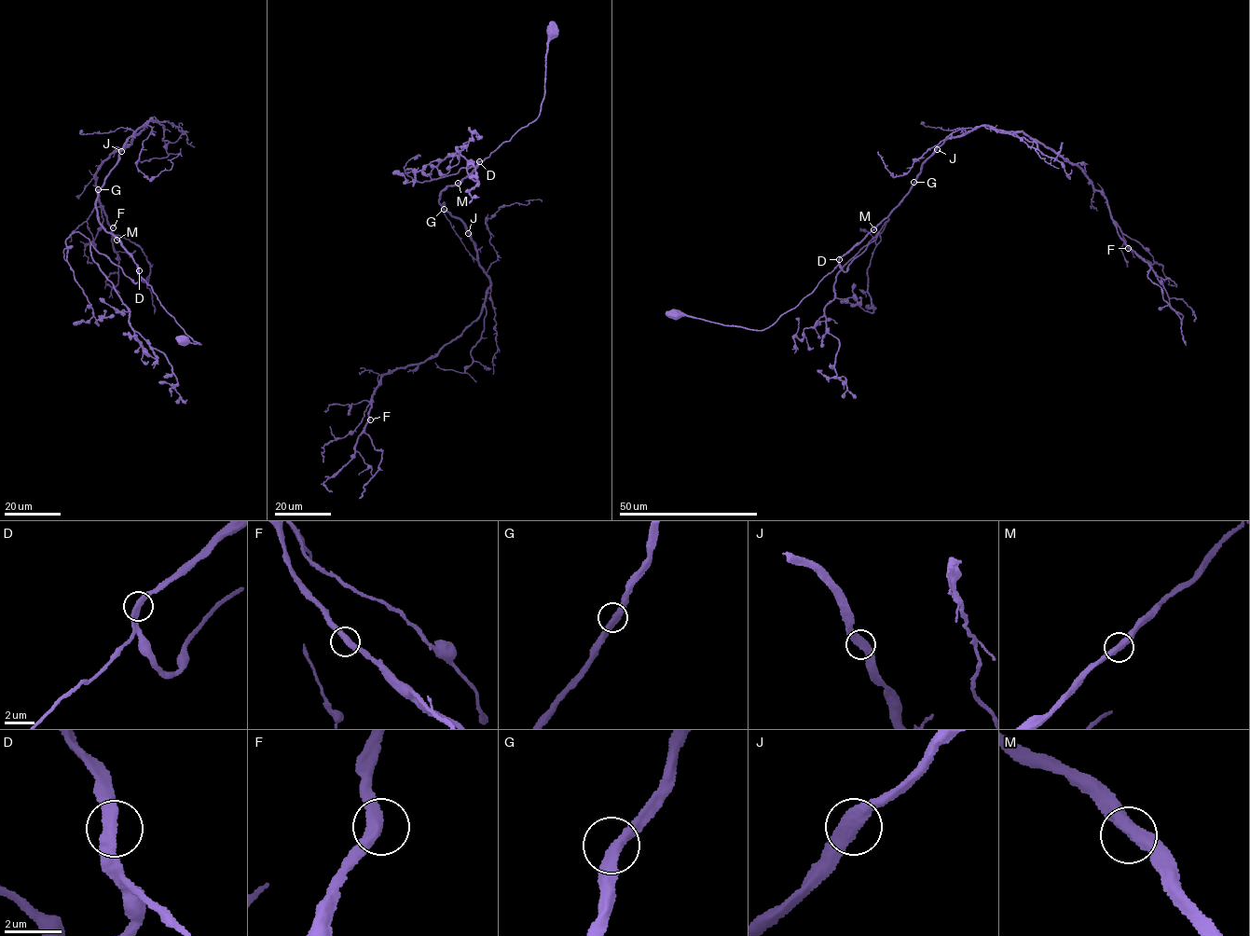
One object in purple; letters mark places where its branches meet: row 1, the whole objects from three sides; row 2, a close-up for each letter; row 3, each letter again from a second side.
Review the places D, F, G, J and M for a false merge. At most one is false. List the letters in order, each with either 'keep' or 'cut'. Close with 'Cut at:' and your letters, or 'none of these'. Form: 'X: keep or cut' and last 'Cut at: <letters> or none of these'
D: keep
F: keep
G: keep
J: keep
M: keep
Cut at: none of these

